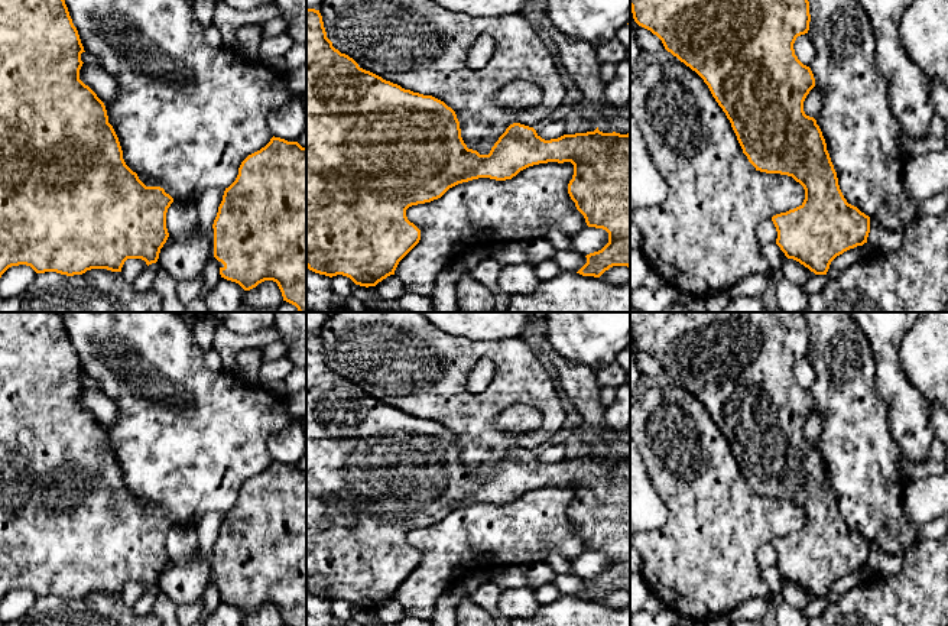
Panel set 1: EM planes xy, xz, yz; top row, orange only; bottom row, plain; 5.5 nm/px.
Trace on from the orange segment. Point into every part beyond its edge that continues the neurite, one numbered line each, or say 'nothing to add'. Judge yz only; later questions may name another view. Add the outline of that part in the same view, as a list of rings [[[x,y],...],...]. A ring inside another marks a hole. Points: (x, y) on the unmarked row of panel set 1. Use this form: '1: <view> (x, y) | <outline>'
nothing to add

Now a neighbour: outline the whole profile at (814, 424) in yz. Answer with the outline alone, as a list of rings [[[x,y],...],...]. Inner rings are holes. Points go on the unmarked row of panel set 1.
[[[812,412],[803,425],[803,435],[809,441],[816,441],[824,428],[824,416],[818,412]]]

